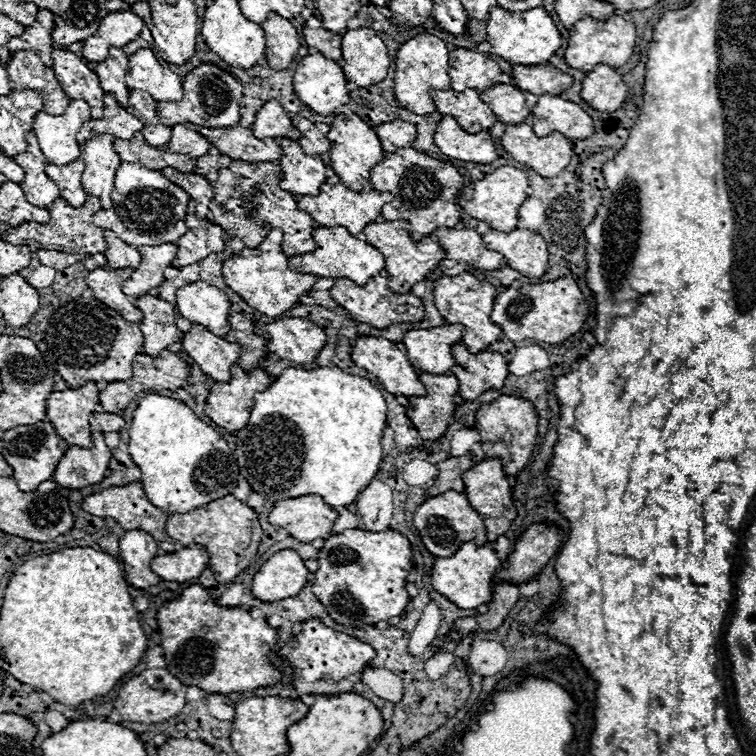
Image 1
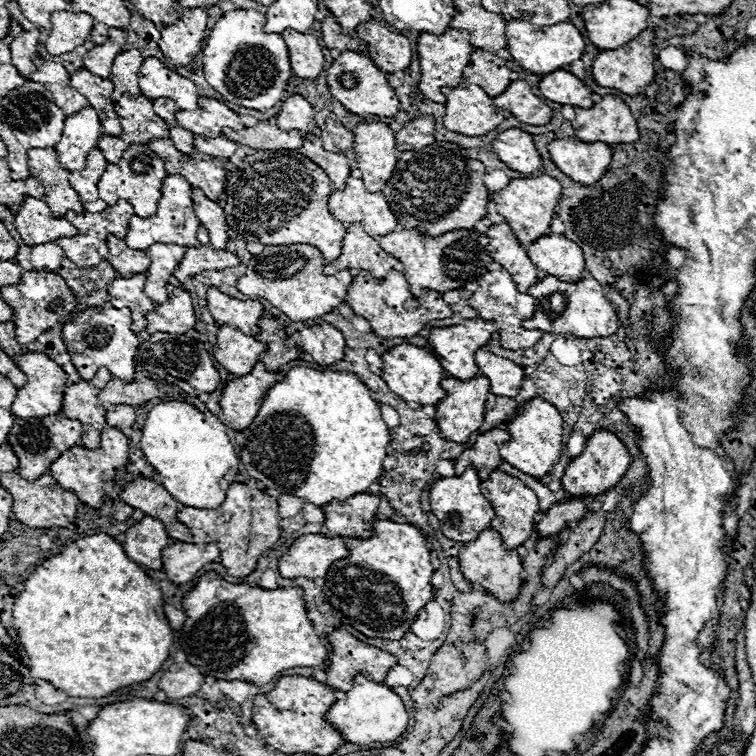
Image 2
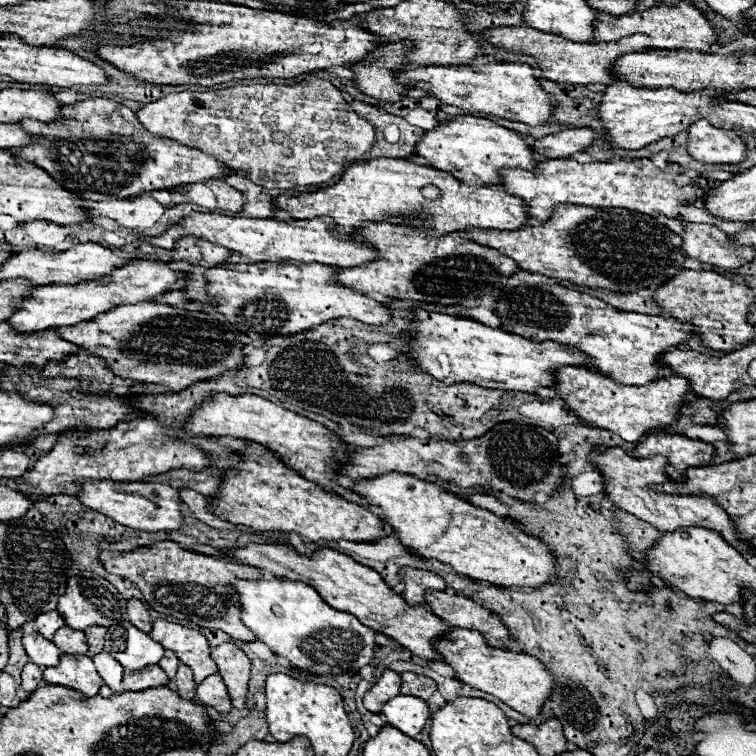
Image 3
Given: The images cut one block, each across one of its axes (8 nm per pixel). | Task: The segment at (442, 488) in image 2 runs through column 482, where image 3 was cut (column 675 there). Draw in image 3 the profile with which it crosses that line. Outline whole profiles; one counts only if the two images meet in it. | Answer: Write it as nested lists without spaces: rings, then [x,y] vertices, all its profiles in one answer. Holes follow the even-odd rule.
[[[596,446],[588,454],[588,462],[600,472],[604,480],[604,496],[612,500],[614,506],[622,508],[628,514],[638,516],[644,522],[650,522],[656,526],[662,534],[674,532],[680,526],[700,526],[718,532],[730,546],[734,546],[738,552],[750,552],[752,546],[746,540],[740,540],[736,536],[734,522],[726,512],[710,500],[710,496],[670,496],[670,494],[658,494],[650,490],[654,484],[664,484],[668,478],[664,476],[666,458],[664,456],[650,456],[650,458],[632,458],[622,448],[608,448],[608,446]]]

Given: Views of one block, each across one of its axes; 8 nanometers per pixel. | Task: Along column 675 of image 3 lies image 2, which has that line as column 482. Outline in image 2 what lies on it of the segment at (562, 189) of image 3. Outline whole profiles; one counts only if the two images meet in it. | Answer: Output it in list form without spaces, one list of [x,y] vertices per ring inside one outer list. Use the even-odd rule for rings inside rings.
[[[434,142],[420,152],[400,152],[392,178],[382,188],[388,204],[392,206],[394,216],[406,230],[420,230],[424,236],[442,236],[450,230],[458,228],[474,228],[478,220],[486,216],[486,204],[490,202],[490,194],[482,182],[486,170],[484,164],[466,156],[466,150],[454,142]]]

